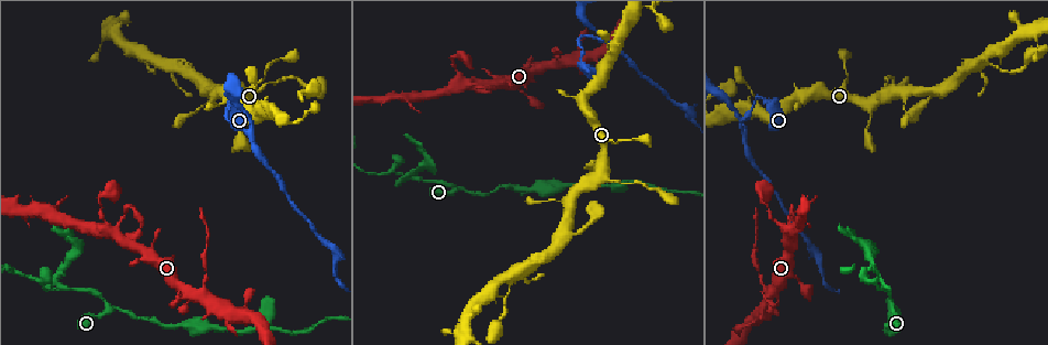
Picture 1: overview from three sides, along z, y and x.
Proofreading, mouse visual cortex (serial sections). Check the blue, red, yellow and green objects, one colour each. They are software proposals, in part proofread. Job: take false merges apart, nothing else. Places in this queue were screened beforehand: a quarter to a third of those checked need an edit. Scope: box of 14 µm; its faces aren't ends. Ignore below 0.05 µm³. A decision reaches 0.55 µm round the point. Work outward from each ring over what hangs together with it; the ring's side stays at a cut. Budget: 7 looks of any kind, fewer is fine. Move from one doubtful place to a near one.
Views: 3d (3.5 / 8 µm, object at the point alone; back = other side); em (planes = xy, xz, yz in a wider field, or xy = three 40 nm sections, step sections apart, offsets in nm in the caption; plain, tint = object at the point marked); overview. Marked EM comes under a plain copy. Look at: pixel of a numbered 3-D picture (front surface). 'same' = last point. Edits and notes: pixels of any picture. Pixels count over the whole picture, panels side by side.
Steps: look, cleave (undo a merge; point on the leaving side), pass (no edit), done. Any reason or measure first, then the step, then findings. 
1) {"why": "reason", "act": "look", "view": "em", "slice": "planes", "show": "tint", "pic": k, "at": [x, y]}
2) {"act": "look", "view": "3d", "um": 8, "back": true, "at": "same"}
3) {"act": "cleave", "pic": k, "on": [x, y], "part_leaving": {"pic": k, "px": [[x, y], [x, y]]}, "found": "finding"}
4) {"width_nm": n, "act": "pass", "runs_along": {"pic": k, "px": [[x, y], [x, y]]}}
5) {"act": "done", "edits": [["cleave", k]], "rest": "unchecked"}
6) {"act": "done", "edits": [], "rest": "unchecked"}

{"why": "sudden change in width", "act": "look", "view": "3d", "um": 3.5, "pic": 1, "at": [765, 97]}

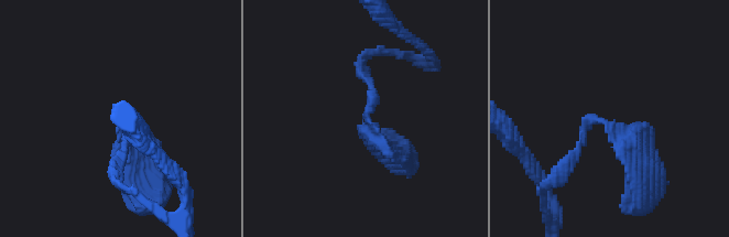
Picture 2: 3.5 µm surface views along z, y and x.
{"act": "look", "view": "em", "slice": "xy", "step": 1, "show": "tint", "pic": 2, "at": [611, 127]}

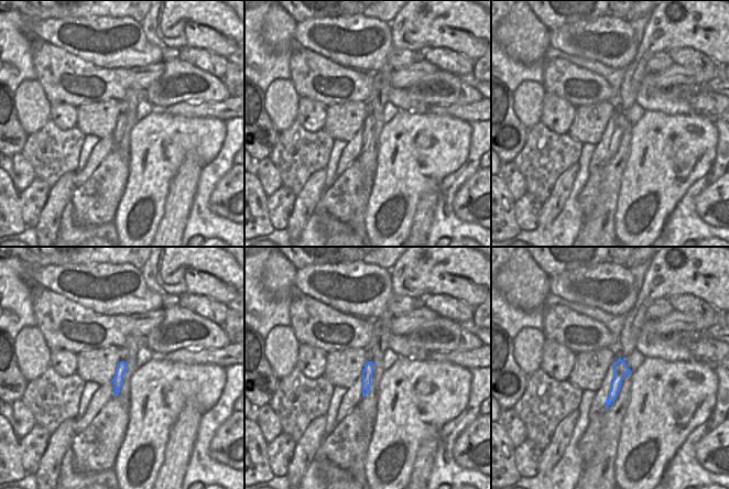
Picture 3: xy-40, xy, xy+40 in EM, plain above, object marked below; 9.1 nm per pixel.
{"act": "pass", "found": "continuous, no second cell"}

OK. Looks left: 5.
{"why": "three-way junction", "act": "look", "view": "3d", "um": 8, "pic": 1, "at": [246, 133]}

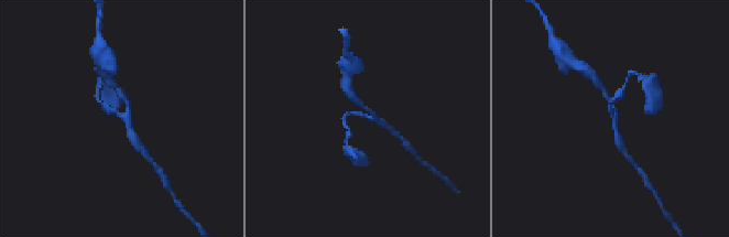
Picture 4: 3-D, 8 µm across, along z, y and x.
{"arms": 3, "arm_widths_nm": [150, 200, 250], "act": "look", "view": "em", "slice": "planes", "show": "tint", "pic": 4, "at": [123, 118]}

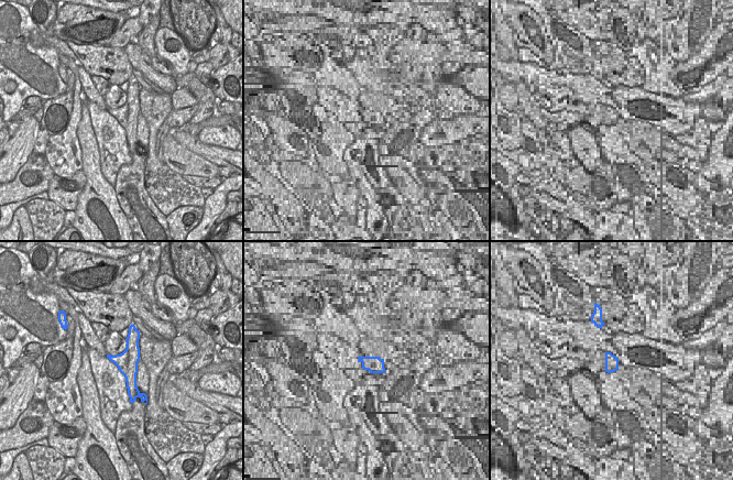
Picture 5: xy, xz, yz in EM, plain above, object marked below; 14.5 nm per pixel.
{"act": "pass", "runs_along": {"pic": 4, "px": [[98, 100], [127, 120], [137, 143]]}, "found": "one cell here"}

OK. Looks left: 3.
{"why": "three arms meet", "act": "look", "view": "3d", "um": 3.5, "pic": 1, "at": [555, 64]}

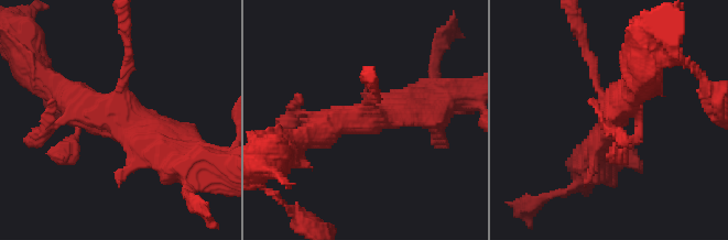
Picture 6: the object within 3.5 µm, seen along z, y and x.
{"why": "need the tissue", "act": "look", "view": "em", "slice": "xy", "step": 1, "show": "tint", "pic": 6, "at": [111, 110]}

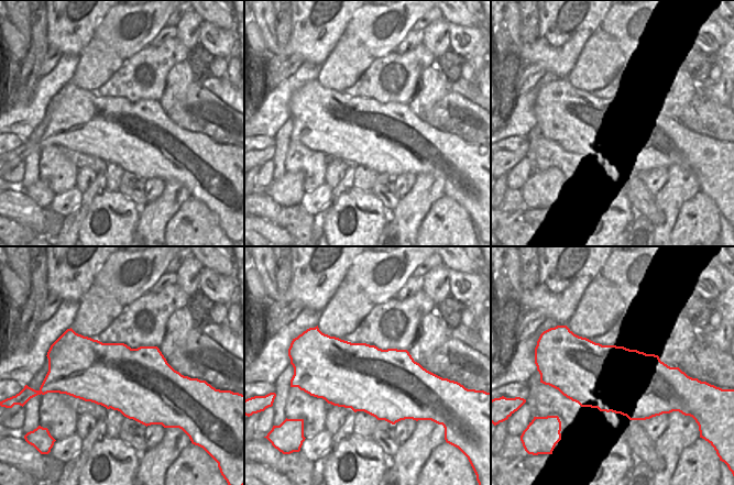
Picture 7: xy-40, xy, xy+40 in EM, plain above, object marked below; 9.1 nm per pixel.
{"act": "cleave", "pic": 6, "on": [127, 40], "found": "a second cell is stuck on"}

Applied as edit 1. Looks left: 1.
{"act": "done", "edits": [["cleave", 6]], "rest": "unchecked"}

